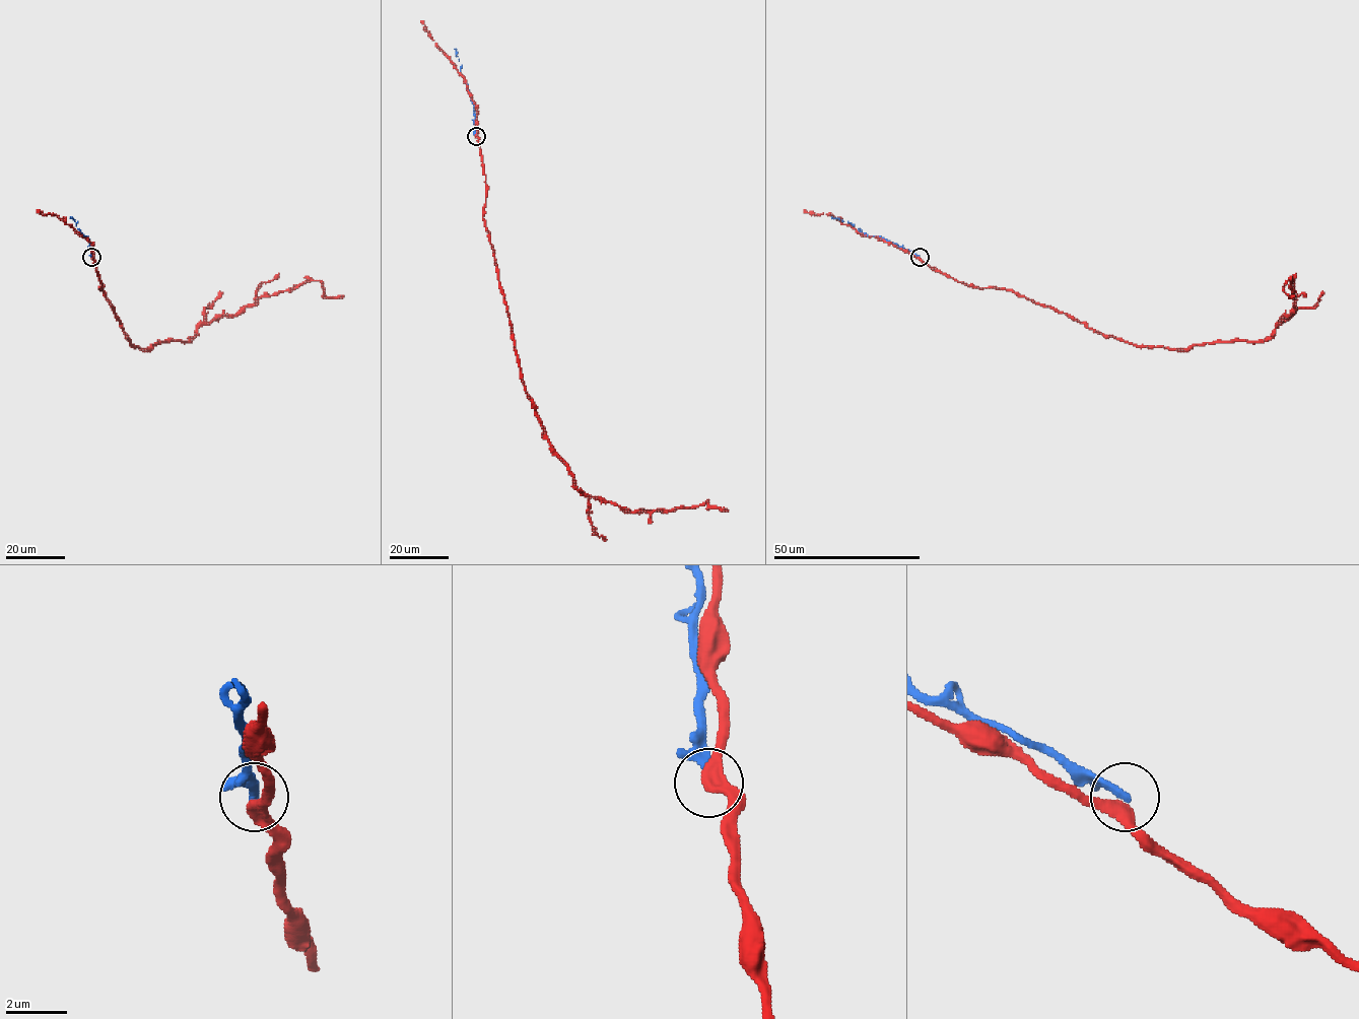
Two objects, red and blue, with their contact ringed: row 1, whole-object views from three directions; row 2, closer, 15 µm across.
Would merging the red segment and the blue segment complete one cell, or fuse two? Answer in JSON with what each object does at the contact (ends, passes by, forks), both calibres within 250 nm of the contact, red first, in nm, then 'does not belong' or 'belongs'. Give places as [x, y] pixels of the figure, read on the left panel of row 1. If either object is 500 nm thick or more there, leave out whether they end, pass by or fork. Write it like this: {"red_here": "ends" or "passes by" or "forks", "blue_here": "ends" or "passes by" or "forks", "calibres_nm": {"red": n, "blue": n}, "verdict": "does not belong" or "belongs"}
{"red_here": "passes by", "blue_here": "ends", "calibres_nm": {"red": 400, "blue": 320}, "verdict": "does not belong"}

